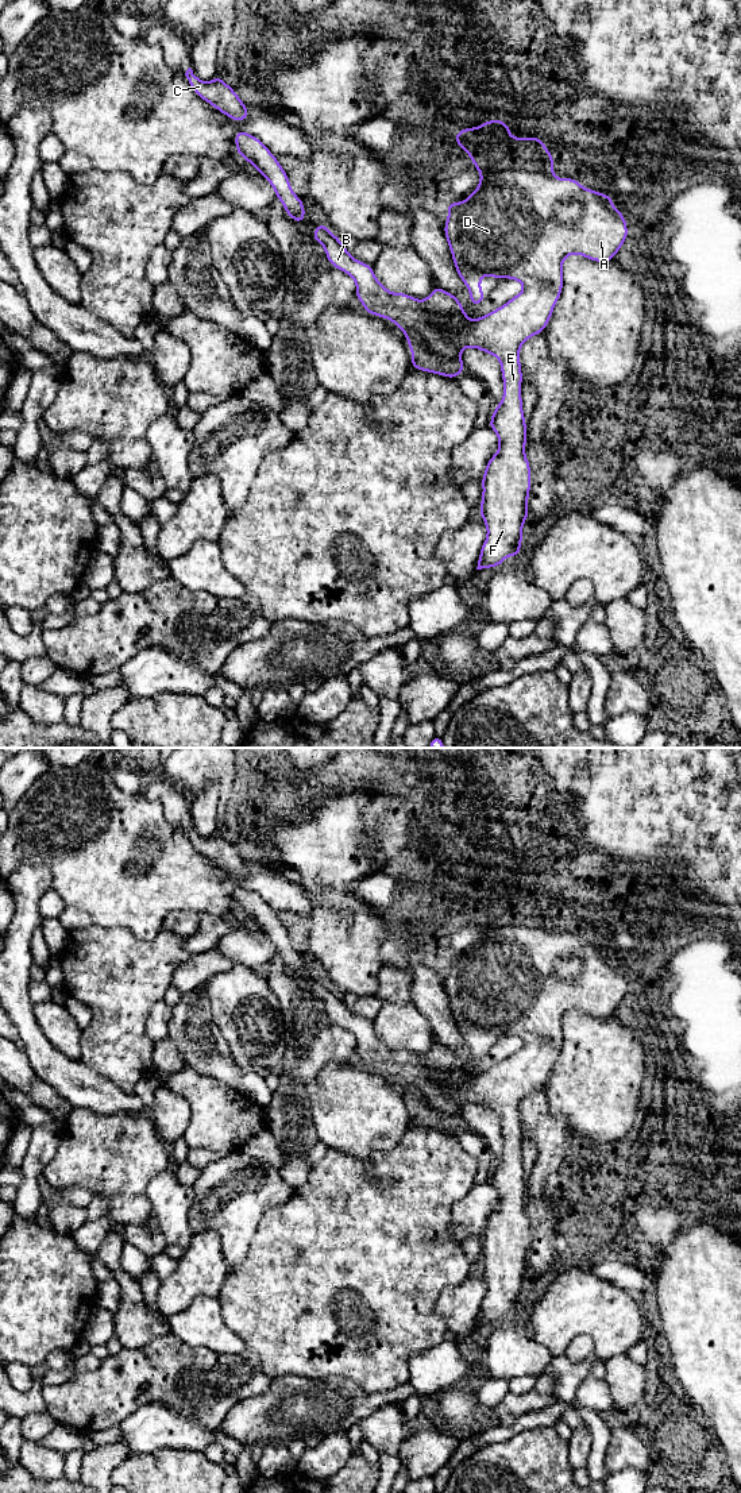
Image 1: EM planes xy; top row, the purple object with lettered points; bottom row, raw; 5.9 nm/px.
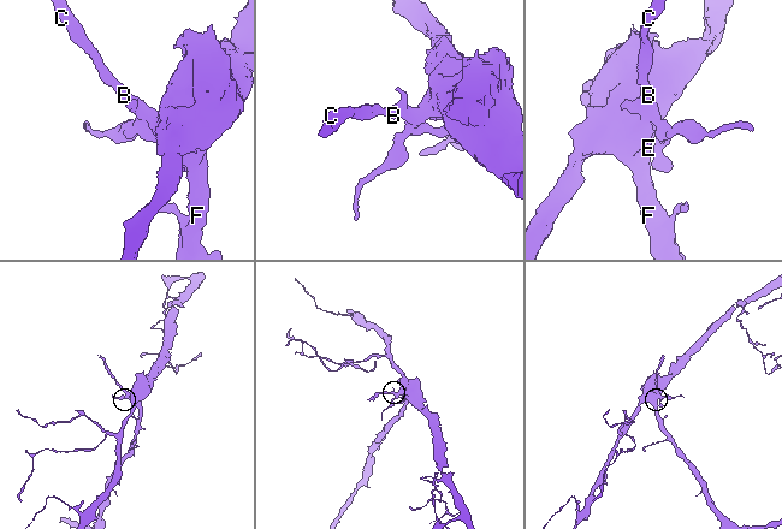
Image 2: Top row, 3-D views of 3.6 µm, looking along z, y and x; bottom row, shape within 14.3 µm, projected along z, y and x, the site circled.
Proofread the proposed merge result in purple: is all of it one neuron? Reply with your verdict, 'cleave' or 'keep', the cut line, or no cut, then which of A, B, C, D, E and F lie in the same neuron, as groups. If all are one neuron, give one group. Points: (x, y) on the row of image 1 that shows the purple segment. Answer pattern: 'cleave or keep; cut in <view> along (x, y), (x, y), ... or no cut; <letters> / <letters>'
keep; no cut; A B C D E F

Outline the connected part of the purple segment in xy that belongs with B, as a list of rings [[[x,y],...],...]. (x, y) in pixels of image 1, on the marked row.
[[[493,119],[479,127],[462,128],[454,140],[471,157],[482,177],[478,189],[463,202],[447,204],[444,234],[454,265],[470,290],[471,305],[486,300],[481,290],[483,275],[520,281],[524,290],[505,305],[471,320],[460,301],[439,286],[424,301],[406,293],[391,293],[375,278],[373,266],[352,258],[324,223],[313,229],[313,239],[324,246],[333,267],[354,278],[355,296],[366,312],[393,321],[406,335],[413,369],[455,379],[464,371],[460,352],[466,347],[479,348],[499,359],[503,397],[489,423],[499,439],[499,447],[482,477],[483,494],[478,510],[487,528],[476,567],[482,570],[498,567],[507,556],[520,555],[522,526],[529,517],[530,466],[525,455],[528,433],[521,398],[521,346],[547,328],[563,289],[563,261],[570,254],[595,262],[614,259],[628,238],[628,227],[610,196],[584,189],[575,178],[553,177],[553,155],[539,136],[512,138],[507,123]]]

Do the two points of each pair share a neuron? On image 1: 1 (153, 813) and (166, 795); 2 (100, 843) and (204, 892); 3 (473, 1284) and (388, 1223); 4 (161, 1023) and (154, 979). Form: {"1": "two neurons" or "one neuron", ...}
{"1": "two neurons", "2": "one neuron", "3": "two neurons", "4": "two neurons"}

